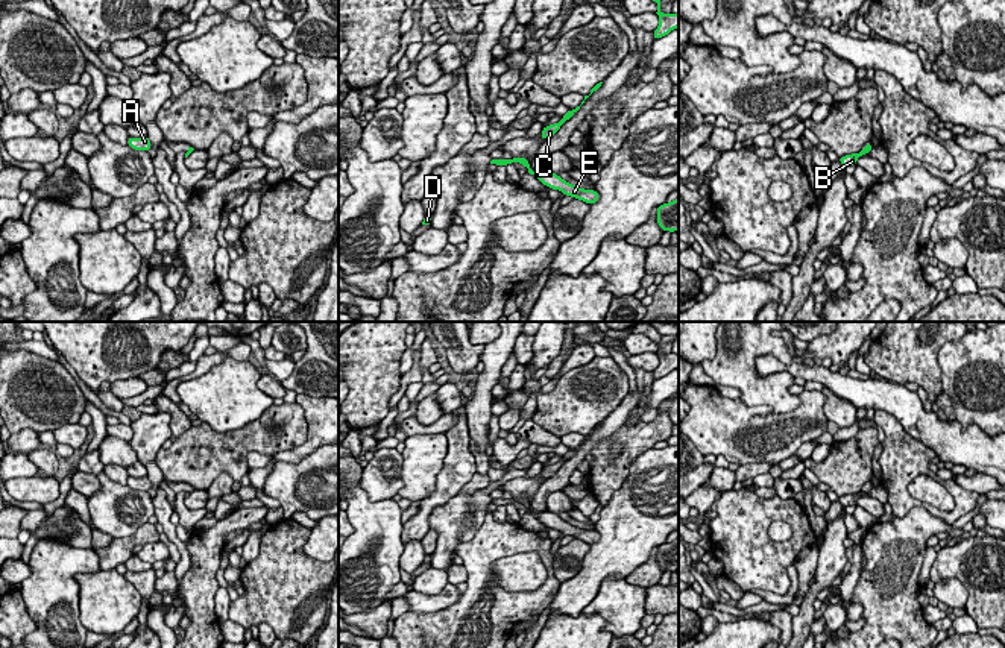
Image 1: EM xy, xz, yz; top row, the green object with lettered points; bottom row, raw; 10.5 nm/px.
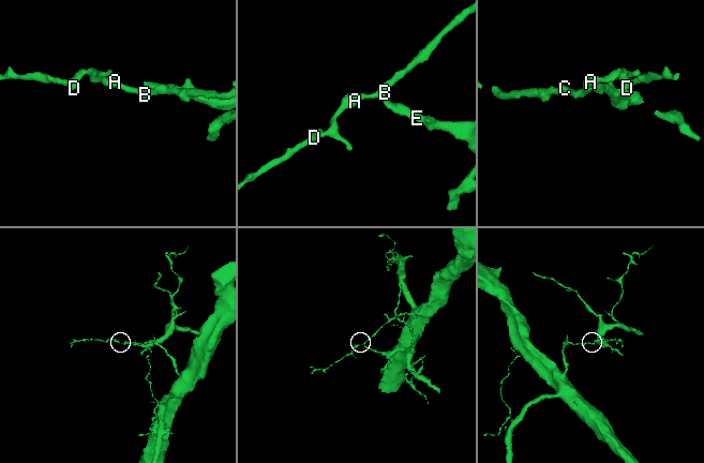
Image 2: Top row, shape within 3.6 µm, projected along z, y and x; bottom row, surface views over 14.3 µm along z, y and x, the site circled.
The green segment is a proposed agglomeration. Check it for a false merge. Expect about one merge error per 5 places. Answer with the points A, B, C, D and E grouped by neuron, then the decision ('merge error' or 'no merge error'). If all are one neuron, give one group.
groups A B C D / E; merge error

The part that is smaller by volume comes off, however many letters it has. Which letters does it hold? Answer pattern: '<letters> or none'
E

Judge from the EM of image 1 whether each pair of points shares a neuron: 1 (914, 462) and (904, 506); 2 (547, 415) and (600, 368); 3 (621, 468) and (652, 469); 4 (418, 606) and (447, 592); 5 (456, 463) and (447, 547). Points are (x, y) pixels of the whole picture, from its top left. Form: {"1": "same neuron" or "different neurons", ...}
{"1": "same neuron", "2": "same neuron", "3": "different neurons", "4": "same neuron", "5": "different neurons"}

